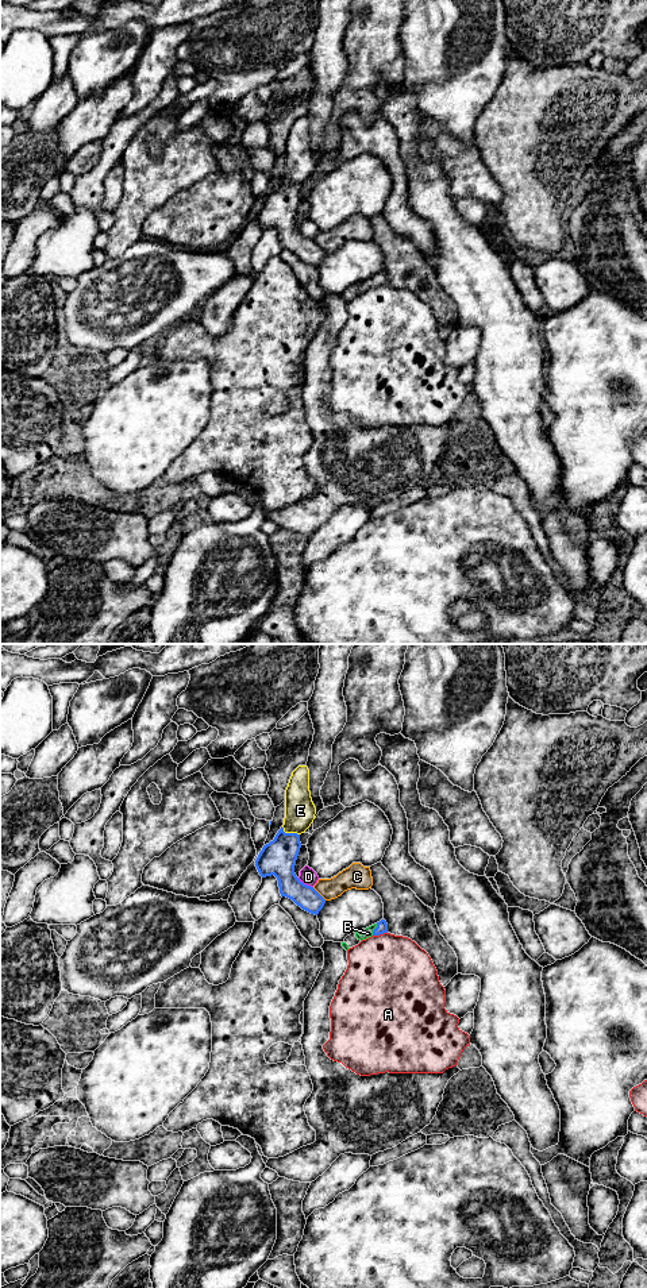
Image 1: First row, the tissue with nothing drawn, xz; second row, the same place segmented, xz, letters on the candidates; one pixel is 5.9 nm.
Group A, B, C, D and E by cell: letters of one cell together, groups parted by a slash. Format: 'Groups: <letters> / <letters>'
Groups: A / B / C / D / E

